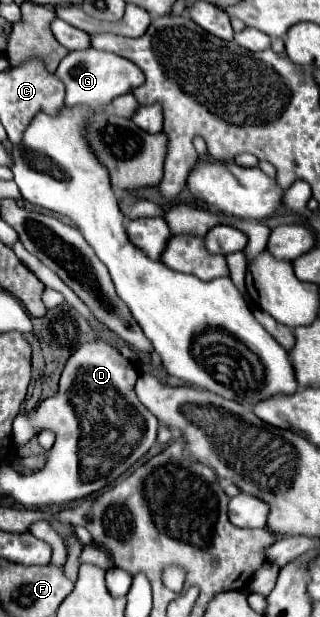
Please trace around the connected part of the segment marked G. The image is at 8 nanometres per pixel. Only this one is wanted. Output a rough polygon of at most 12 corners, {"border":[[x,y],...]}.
{"border":[[95,48],[69,52],[55,74],[65,104],[107,106],[145,74]]}

